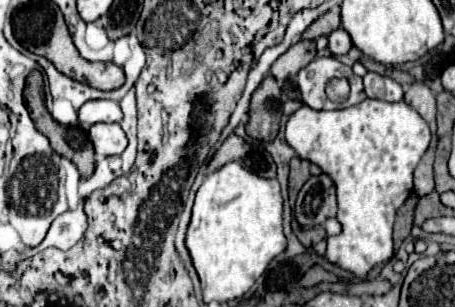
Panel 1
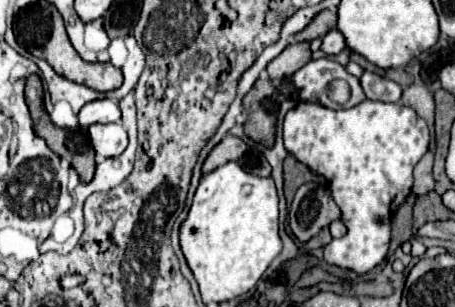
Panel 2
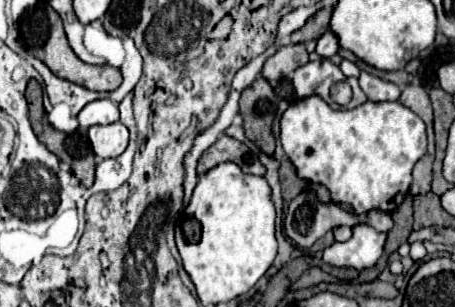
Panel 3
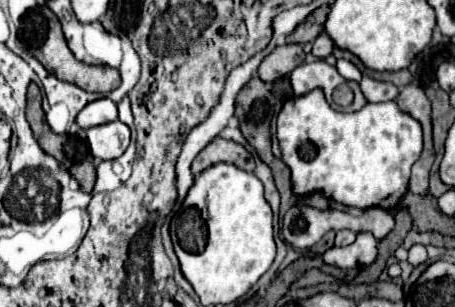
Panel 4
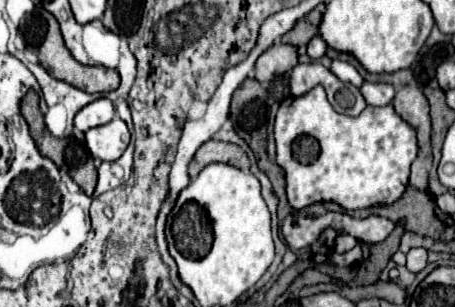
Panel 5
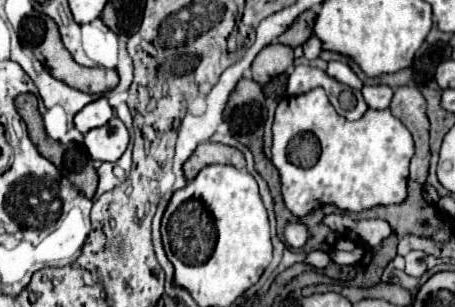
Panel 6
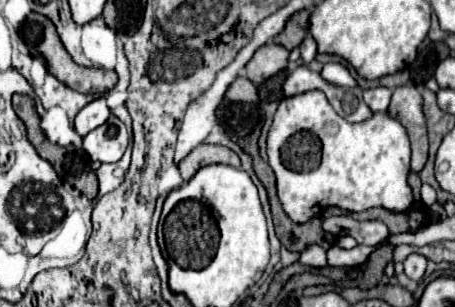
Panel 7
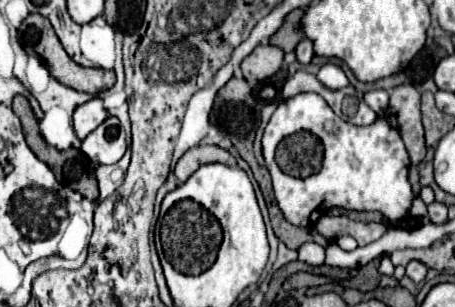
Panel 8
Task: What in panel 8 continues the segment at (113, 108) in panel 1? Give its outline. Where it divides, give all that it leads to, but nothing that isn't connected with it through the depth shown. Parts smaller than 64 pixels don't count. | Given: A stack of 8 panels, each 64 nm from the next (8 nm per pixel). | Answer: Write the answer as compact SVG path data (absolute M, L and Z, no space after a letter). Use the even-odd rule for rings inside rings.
M100 98L88 100L88 104L80 104L74 110L74 130L80 140L84 140L92 130L96 130L108 118L106 108Z

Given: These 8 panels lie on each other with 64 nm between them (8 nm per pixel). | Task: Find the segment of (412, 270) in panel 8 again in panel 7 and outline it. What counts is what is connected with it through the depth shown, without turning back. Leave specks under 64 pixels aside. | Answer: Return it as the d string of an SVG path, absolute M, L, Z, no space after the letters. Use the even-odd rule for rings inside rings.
M408 256L408 260L404 260L404 272L408 278L412 280L420 280L426 272L426 260L424 256Z

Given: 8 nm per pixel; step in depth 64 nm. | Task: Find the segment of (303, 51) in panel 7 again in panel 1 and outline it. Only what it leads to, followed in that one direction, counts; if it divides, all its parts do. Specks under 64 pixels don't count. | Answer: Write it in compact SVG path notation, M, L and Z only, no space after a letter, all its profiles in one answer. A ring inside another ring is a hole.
M342 28L334 30L334 32L328 36L328 50L330 50L334 56L346 54L350 48L352 48L350 36L348 36L348 34L346 34Z

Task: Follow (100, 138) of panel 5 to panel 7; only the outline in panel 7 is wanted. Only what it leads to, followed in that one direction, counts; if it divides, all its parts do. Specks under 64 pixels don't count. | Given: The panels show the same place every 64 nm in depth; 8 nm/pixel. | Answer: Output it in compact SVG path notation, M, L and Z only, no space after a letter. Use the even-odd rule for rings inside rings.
M110 116L102 126L84 136L84 150L94 162L112 164L118 162L128 146L128 132L124 124Z

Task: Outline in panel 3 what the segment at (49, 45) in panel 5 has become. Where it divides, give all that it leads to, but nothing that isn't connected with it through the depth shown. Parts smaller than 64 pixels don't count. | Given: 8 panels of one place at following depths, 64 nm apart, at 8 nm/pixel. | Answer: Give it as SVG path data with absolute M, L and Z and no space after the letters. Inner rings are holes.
M38 2L36 6L22 12L22 16L18 20L18 40L24 44L28 54L32 52L32 56L42 60L50 68L52 74L56 74L64 80L70 80L74 84L80 84L80 86L84 86L88 90L96 90L96 92L112 92L120 86L122 76L120 76L118 68L112 68L108 64L104 64L104 66L86 64L72 52L72 48L68 46L60 16L46 2Z

